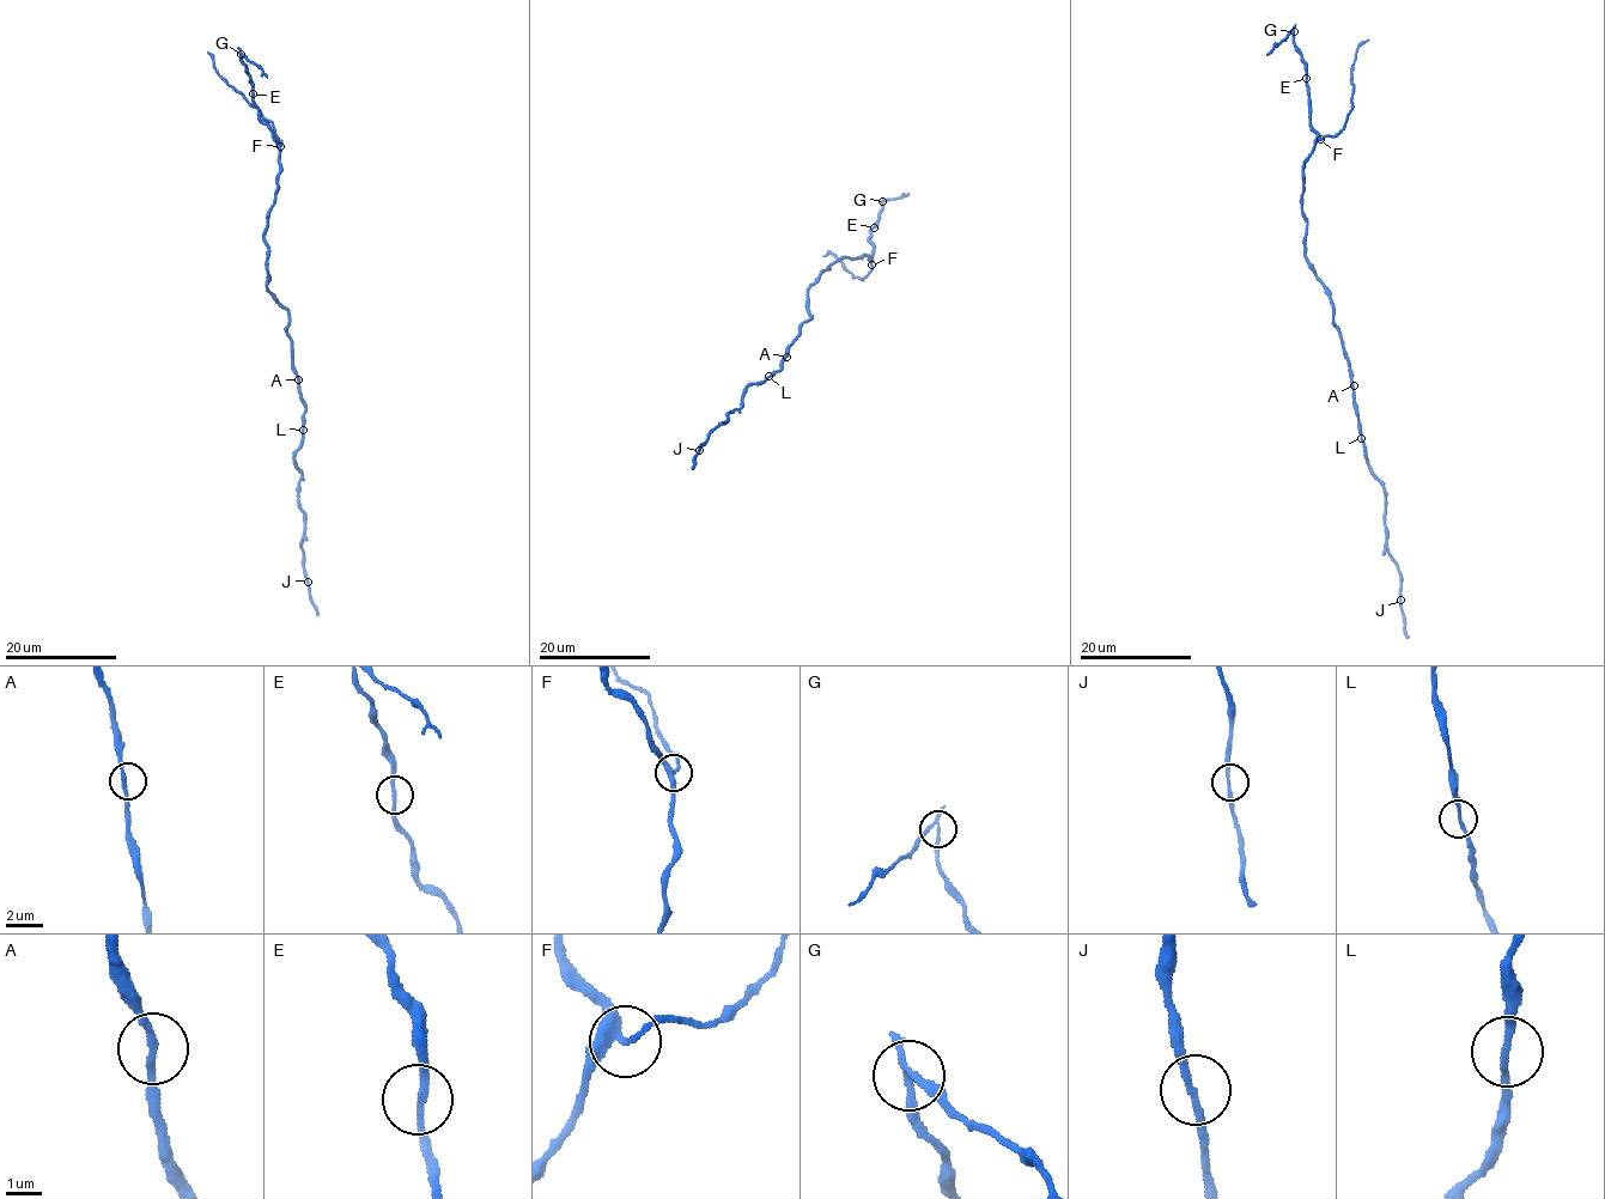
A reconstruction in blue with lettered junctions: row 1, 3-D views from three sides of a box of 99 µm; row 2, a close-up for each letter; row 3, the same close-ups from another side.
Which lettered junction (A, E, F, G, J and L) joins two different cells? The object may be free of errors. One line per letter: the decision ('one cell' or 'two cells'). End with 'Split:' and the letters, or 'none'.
A: one cell
E: one cell
F: one cell
G: two cells
J: one cell
L: one cell
Split: G

